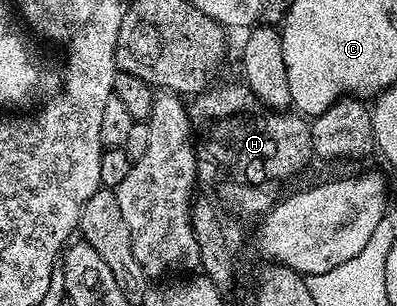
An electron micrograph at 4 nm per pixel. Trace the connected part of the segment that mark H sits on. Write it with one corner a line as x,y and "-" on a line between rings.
239,81
225,87
214,87
194,96
189,103
193,138
204,160
207,158
211,163
220,163
225,170
235,174
232,176
236,180
259,185
267,181
263,179
291,179
294,175
301,174
310,165
311,159
316,158
311,125
302,114
292,113
290,110
274,111

